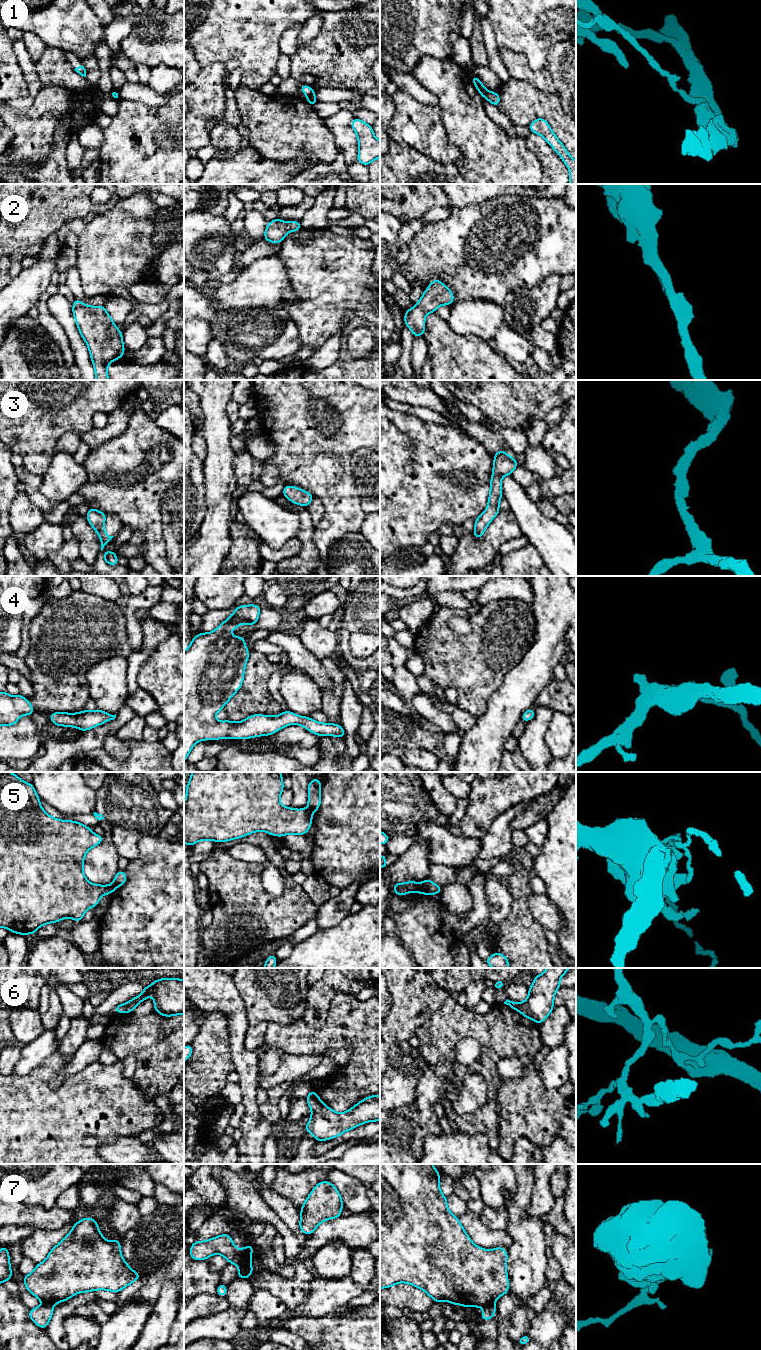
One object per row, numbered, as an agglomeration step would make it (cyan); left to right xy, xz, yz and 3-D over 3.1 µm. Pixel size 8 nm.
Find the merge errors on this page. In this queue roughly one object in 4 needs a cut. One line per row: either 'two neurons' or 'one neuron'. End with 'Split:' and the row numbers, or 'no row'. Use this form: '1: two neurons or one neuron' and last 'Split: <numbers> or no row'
1: two neurons
2: one neuron
3: one neuron
4: one neuron
5: two neurons
6: two neurons
7: two neurons
Split: 1, 5, 6, 7

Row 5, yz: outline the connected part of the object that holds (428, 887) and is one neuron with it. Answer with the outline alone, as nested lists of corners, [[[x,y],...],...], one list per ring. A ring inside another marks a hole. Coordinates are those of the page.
[[[426,879],[419,883],[415,892],[426,895],[434,895],[442,892],[442,888],[435,884],[433,881]]]

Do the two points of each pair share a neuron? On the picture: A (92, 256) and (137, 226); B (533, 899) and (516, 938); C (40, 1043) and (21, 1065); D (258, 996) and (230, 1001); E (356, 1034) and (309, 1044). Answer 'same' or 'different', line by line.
A: same
B: different
C: same
D: different
E: same

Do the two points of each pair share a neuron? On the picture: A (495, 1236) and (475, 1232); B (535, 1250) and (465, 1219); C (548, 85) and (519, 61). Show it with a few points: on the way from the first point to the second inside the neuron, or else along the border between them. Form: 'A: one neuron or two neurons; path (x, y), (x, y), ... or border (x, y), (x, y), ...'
A: one neuron; path (490, 1236), (480, 1235)
B: two neurons; border (505, 1230), (511, 1240), (509, 1248)
C: one neuron; path (540, 79), (533, 77), (525, 69)

